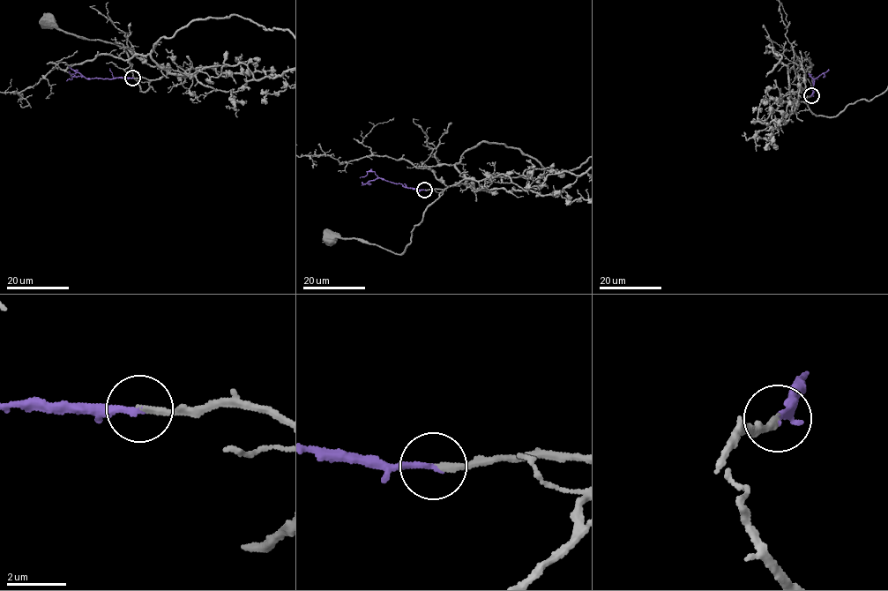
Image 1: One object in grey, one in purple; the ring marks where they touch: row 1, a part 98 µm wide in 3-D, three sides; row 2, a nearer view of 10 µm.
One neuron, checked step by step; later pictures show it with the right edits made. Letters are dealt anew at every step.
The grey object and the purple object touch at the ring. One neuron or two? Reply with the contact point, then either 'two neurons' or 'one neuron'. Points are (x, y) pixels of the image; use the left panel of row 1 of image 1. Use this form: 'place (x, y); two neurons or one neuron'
place (132, 78); one neuron

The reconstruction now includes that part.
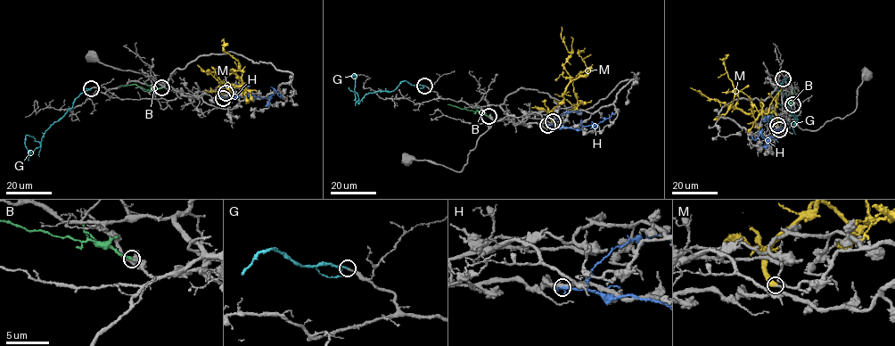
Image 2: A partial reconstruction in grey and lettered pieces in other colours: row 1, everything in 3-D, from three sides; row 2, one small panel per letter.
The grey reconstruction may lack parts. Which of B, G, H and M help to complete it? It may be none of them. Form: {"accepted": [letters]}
{"accepted": ["G"]}

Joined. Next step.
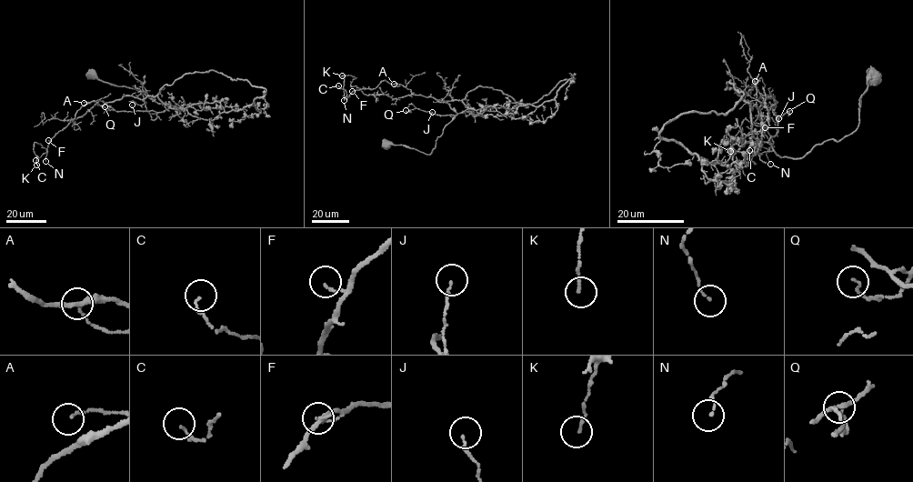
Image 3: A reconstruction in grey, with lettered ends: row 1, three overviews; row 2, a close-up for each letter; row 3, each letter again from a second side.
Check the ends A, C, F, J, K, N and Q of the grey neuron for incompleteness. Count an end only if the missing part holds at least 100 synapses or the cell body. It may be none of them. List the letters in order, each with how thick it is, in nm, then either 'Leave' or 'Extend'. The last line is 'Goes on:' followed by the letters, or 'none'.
A: Thickness 60 nm. Leave
C: Thickness 120 nm. Leave
F: Thickness 110 nm. Leave
J: Thickness 130 nm. Leave
K: Thickness 130 nm. Leave
N: Thickness 90 nm. Leave
Q: Thickness 100 nm. Leave
Goes on: none

